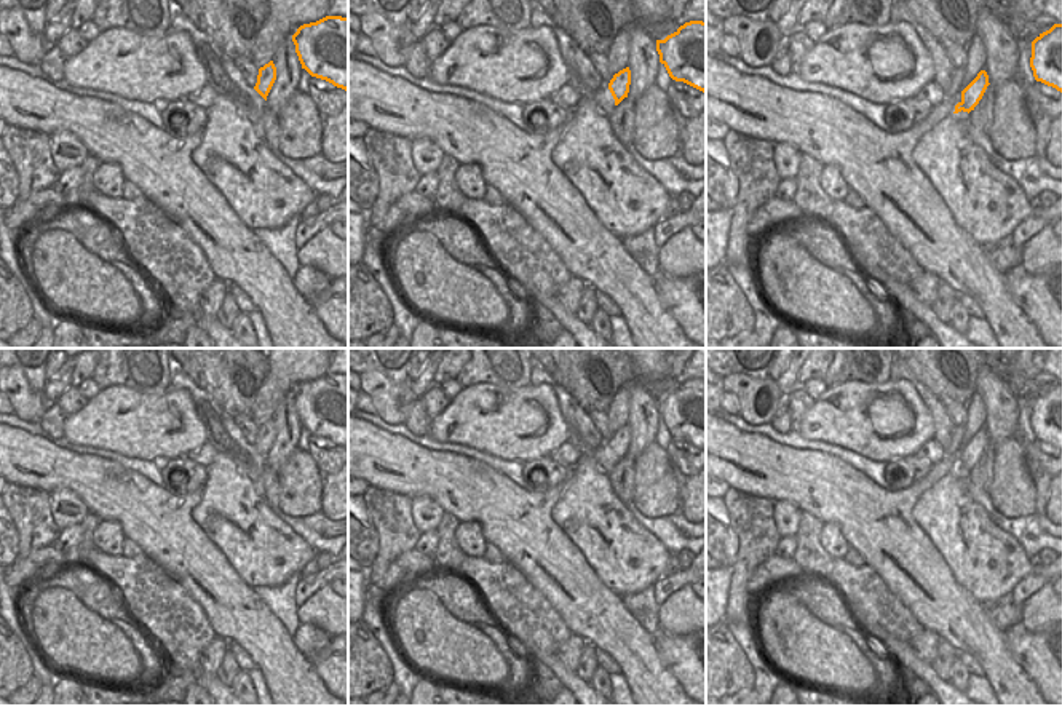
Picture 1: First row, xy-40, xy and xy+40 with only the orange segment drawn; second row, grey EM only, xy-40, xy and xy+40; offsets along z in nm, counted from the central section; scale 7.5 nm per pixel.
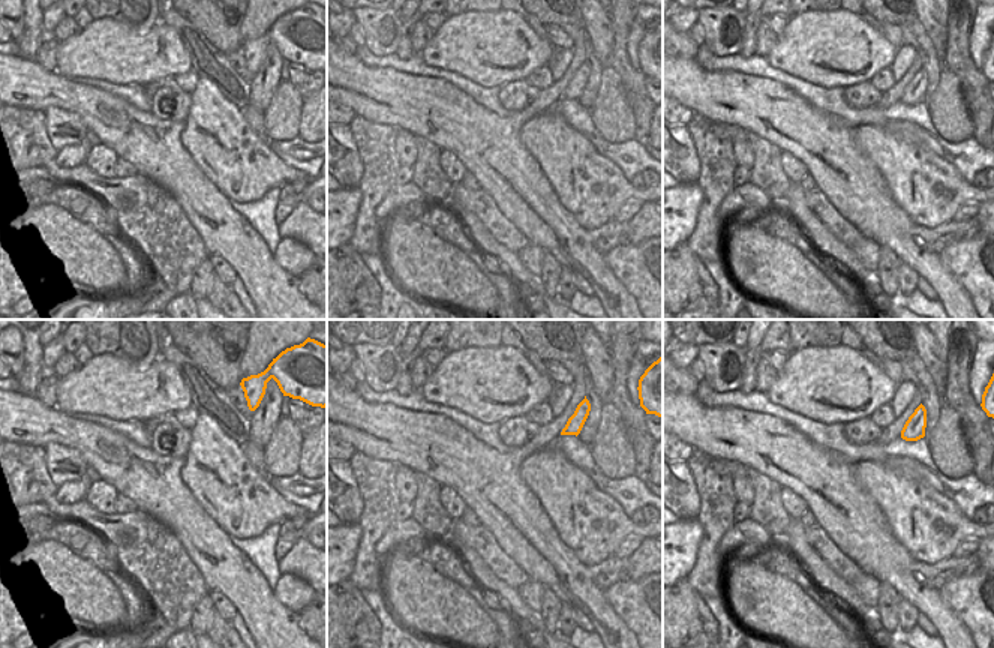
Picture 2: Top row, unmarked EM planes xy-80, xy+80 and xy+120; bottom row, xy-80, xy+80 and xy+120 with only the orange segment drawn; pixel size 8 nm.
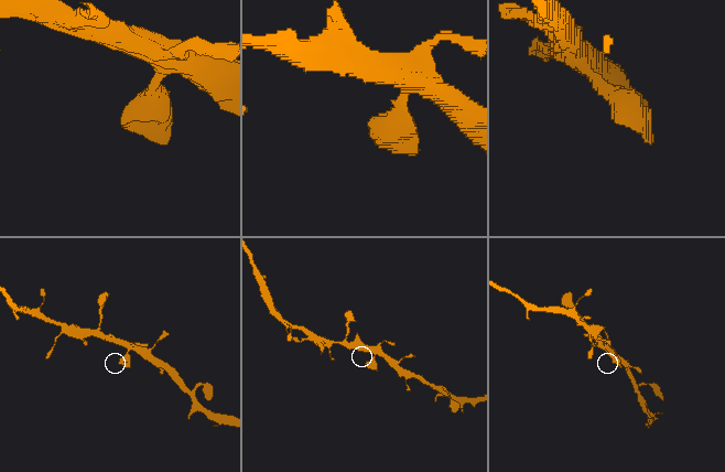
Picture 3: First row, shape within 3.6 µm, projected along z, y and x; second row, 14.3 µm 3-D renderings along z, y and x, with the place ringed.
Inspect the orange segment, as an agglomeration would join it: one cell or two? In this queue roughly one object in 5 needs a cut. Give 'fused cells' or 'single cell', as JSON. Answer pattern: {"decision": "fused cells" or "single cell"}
{"decision": "single cell"}

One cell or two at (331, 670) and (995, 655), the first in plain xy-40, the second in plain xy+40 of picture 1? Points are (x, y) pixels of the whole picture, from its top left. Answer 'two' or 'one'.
two

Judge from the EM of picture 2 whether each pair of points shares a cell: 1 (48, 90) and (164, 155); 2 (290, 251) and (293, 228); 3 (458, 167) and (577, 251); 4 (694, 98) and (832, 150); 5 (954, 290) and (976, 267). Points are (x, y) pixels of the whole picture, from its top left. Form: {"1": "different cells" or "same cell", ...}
{"1": "same cell", "2": "different cells", "3": "different cells", "4": "same cell", "5": "different cells"}

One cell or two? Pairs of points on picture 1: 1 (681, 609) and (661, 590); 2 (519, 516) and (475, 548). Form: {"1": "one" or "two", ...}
{"1": "two", "2": "two"}

